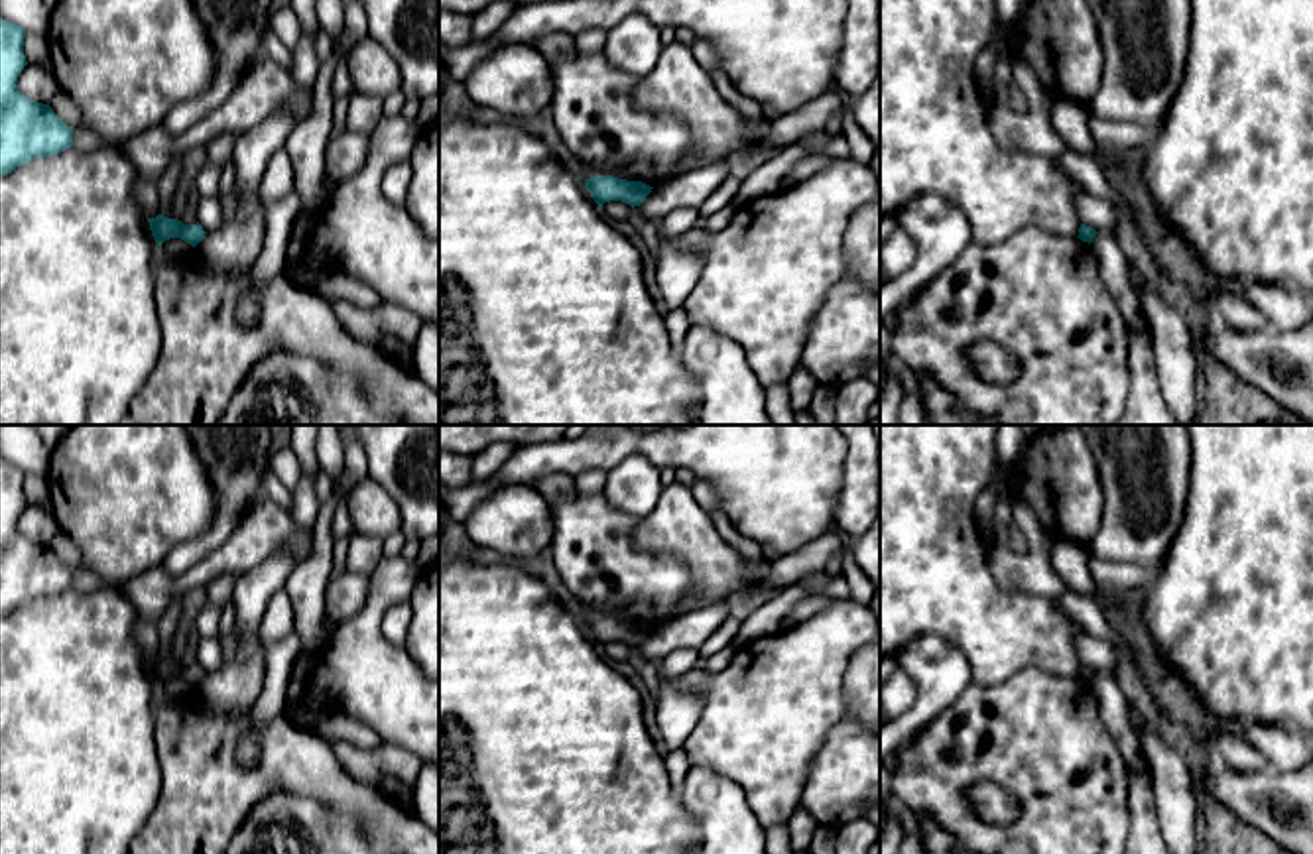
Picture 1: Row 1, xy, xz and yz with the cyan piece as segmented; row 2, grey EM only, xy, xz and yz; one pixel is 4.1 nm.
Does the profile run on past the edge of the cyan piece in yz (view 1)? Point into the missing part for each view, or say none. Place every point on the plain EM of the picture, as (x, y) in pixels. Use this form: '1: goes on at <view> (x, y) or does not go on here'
1: does not go on here

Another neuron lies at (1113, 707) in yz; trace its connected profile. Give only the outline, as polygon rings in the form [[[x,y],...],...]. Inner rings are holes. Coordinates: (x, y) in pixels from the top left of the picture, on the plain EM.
[[[1098,673],[1093,679],[1091,689],[1098,702],[1098,714],[1124,762],[1130,769],[1148,775],[1148,763],[1130,720],[1130,706],[1118,681],[1110,673]]]

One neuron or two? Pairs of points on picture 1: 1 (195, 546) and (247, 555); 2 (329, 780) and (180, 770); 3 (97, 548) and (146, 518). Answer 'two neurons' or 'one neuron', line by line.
1: two neurons
2: one neuron
3: one neuron

